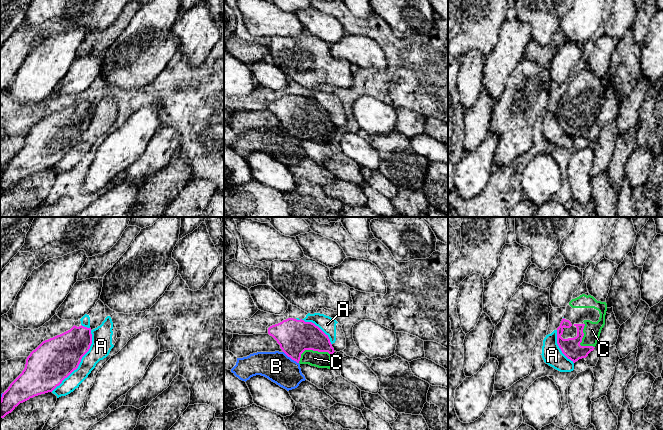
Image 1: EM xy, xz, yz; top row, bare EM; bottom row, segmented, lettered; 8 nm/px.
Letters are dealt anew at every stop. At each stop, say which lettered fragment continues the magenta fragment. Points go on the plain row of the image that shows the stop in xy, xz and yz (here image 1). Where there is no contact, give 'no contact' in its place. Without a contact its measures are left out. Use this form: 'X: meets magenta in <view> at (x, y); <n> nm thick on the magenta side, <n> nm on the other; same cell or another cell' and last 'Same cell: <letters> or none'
A: meets magenta in xy at (80, 137); 340 nm thick on the magenta side, 160 nm on the other; another cell
B: meets magenta in xz at (291, 134); 280 nm thick on the magenta side, 240 nm on the other; another cell
C: meets magenta in xz at (311, 125); 280 nm thick on the magenta side, 130 nm on the other; same cell
Same cell: C

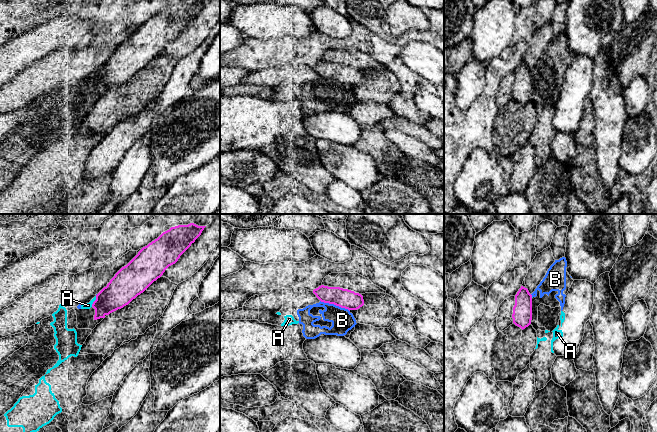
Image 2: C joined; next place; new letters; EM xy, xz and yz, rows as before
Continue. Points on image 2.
A: meets magenta in xy at (94, 77); 240 nm thick on the magenta side, 50 nm on the other; another cell
B: meets magenta in xz at (335, 80); 160 nm thick on the magenta side, 180 nm on the other; another cell
Same cell: none

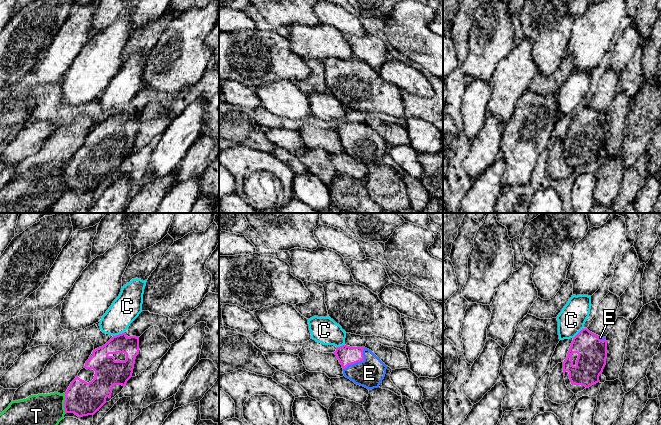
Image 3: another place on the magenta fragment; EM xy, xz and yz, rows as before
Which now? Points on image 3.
C: meets magenta in xy at (119, 110); 150 nm thick on the magenta side, 220 nm on the other; another cell
E: meets magenta in xz at (358, 137); 150 nm thick on the magenta side, 220 nm on the other; same cell
T: meets magenta in xy at (64, 179); 280 nm thick on the magenta side, 340 nm on the other; another cell
Same cell: E

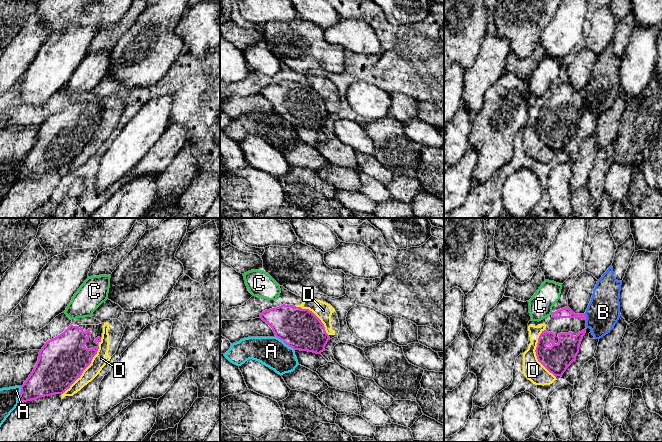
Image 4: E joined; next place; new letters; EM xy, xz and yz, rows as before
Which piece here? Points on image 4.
A: meets magenta in xz at (285, 119); 320 nm thick on the magenta side, 240 nm on the other; another cell
B: meets magenta in yz at (585, 93); 80 nm thick on the magenta side, 260 nm on the other; another cell
C: meets magenta in yz at (551, 89); 80 nm thick on the magenta side, 190 nm on the other; another cell
D: meets magenta in xy at (84, 145); 380 nm thick on the magenta side, 110 nm on the other; another cell
Same cell: none

